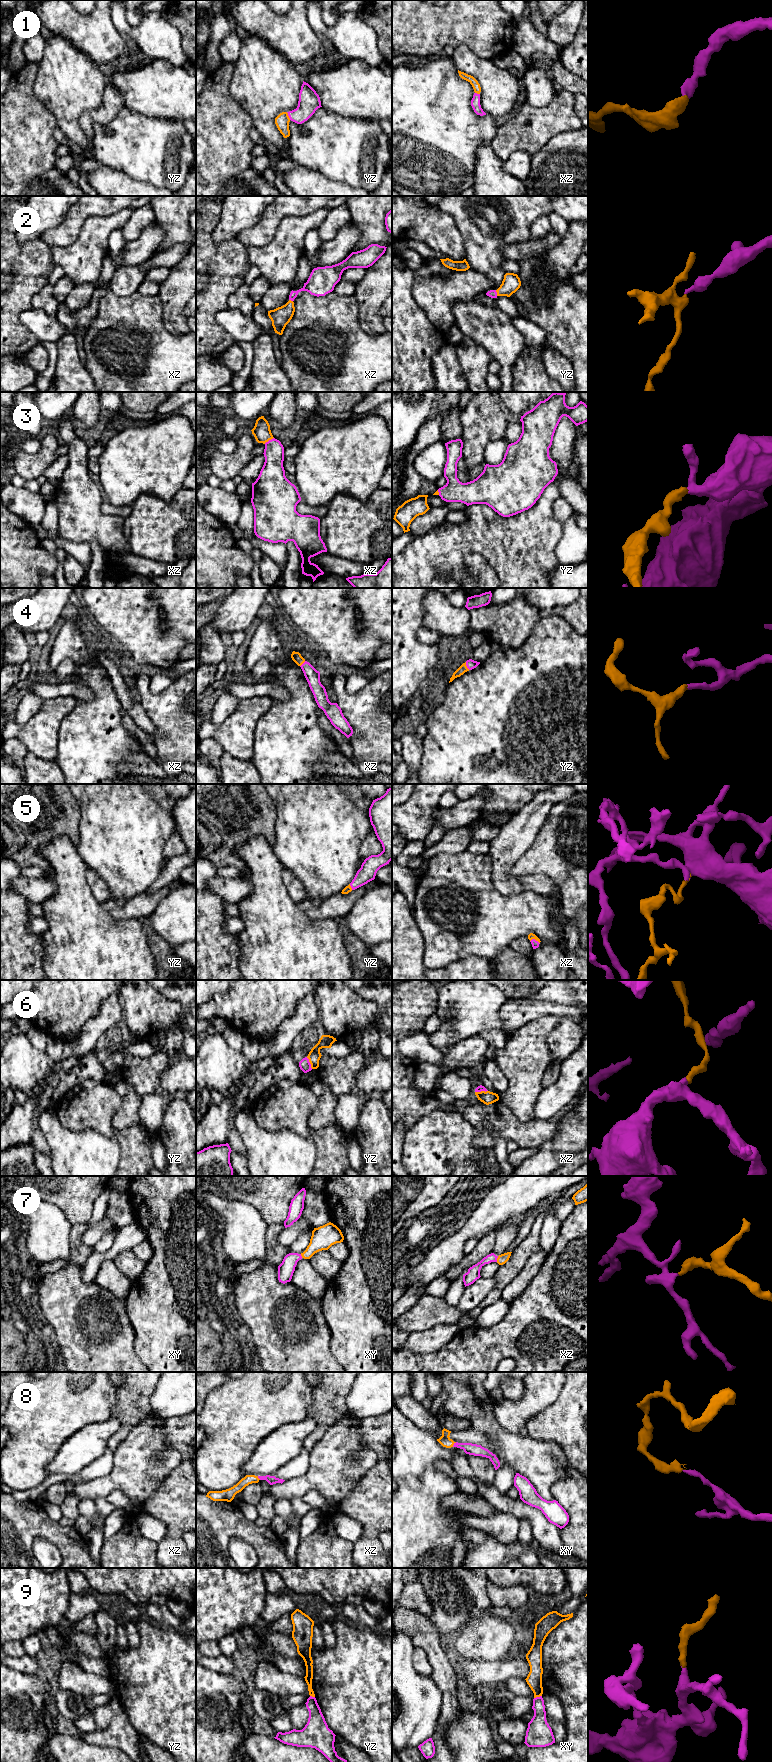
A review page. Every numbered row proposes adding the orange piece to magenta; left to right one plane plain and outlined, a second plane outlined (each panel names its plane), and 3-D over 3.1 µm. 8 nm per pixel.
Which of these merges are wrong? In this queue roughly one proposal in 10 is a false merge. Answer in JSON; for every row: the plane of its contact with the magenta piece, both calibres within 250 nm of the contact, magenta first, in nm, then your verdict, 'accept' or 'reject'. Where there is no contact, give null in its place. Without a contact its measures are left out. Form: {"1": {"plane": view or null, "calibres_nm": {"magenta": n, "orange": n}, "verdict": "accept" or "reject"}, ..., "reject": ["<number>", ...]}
{"1": {"plane": "yz", "calibres_nm": {"magenta": 180, "orange": 110}, "verdict": "accept"}, "2": {"plane": "yz", "calibres_nm": {"magenta": 60, "orange": 150}, "verdict": "accept"}, "3": {"plane": "xz", "calibres_nm": {"magenta": 180, "orange": 140}, "verdict": "accept"}, "4": {"plane": "yz", "calibres_nm": {"magenta": 80, "orange": 70}, "verdict": "accept"}, "5": {"plane": "xz", "calibres_nm": {"magenta": 60, "orange": 50}, "verdict": "accept"}, "6": {"plane": "yz", "calibres_nm": {"magenta": 90, "orange": 110}, "verdict": "accept"}, "7": {"plane": "xz", "calibres_nm": {"magenta": 100, "orange": 80}, "verdict": "accept"}, "8": {"plane": "xy", "calibres_nm": {"magenta": 100, "orange": 90}, "verdict": "accept"}, "9": {"plane": "xy", "calibres_nm": {"magenta": 170, "orange": 130}, "verdict": "accept"}, "reject": []}

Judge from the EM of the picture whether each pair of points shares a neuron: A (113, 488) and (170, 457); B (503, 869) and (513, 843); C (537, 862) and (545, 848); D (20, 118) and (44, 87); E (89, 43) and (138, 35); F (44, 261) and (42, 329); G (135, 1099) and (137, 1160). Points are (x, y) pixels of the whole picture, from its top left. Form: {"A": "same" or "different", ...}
{"A": "same", "B": "same", "C": "same", "D": "different", "E": "different", "F": "different", "G": "different"}

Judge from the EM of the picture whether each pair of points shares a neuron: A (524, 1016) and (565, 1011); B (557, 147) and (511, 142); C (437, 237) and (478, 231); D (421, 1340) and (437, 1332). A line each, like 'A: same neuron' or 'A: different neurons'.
A: same neuron
B: different neurons
C: different neurons
D: same neuron

